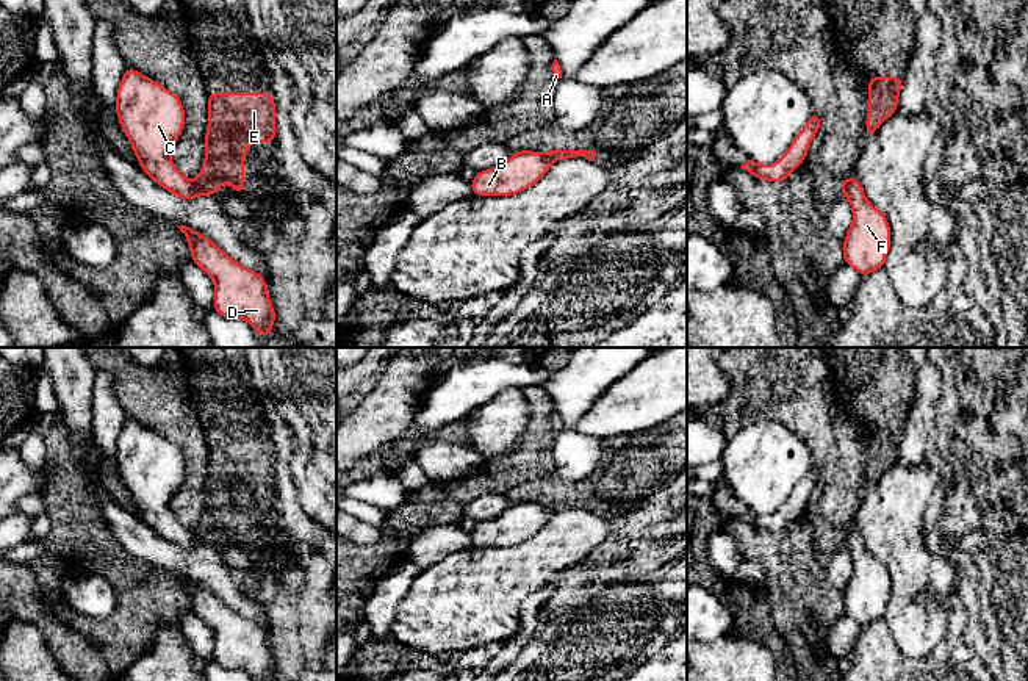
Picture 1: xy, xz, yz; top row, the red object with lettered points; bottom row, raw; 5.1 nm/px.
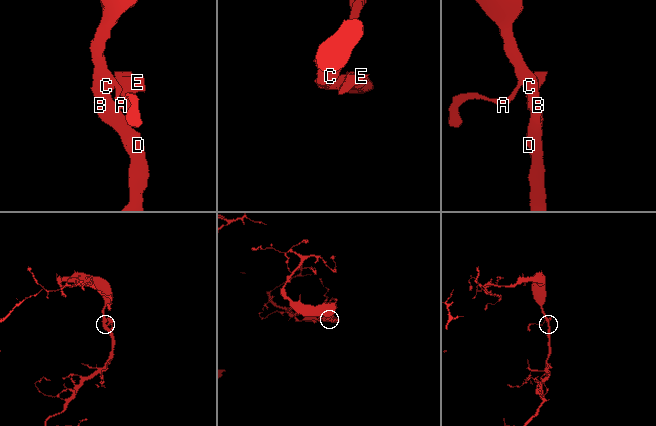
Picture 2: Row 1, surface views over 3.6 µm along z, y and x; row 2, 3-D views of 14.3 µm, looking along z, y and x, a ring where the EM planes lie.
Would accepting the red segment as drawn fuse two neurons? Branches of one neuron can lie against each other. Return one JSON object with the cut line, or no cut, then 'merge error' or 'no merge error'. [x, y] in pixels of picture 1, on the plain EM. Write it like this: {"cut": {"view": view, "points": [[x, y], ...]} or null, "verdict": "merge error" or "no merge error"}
{"cut": {"view": "xy", "points": [[193, 531], [204, 544]]}, "verdict": "merge error"}

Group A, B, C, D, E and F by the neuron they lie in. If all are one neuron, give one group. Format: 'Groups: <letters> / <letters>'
Groups: A B C D F / E

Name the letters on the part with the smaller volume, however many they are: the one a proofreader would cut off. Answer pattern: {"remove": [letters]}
{"remove": ["E"]}

